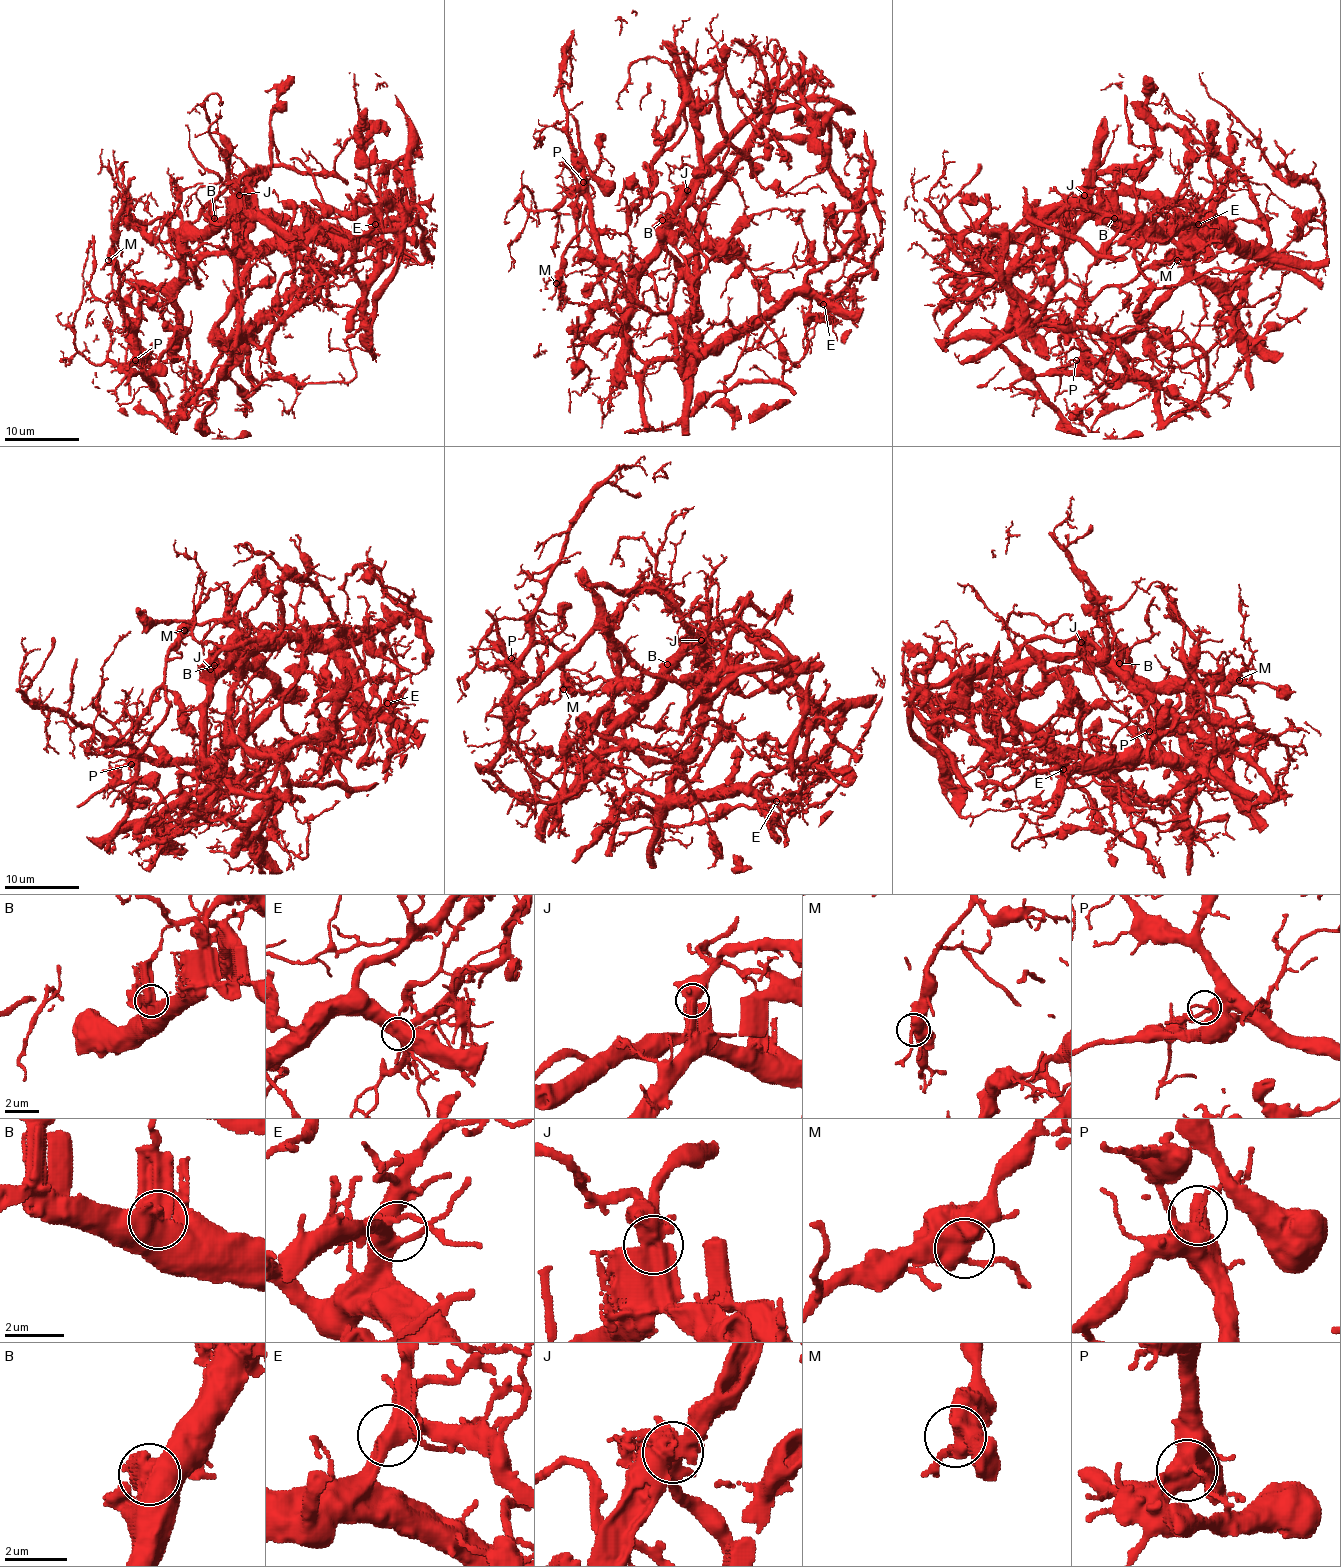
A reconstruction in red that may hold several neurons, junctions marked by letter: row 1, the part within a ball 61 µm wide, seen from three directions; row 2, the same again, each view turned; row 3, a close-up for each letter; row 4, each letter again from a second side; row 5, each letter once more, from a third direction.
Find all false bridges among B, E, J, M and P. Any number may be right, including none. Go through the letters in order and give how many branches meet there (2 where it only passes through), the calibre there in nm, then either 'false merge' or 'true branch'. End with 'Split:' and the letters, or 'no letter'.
B: 2 branches meet; 700 nm thick; false merge
E: 3 branches meet; 440 nm thick; true branch
J: 3 branches meet; 600 nm thick; true branch
M: 2 branches meet; 600 nm thick; true branch
P: 3 branches meet; 340 nm thick; false merge
Split: B, P

